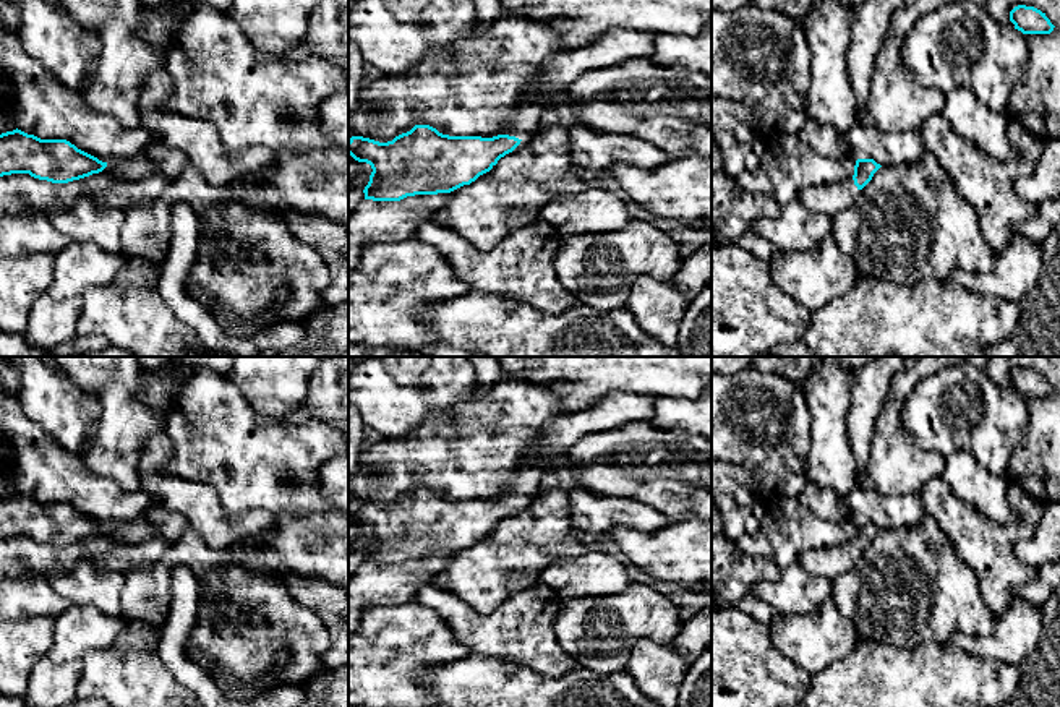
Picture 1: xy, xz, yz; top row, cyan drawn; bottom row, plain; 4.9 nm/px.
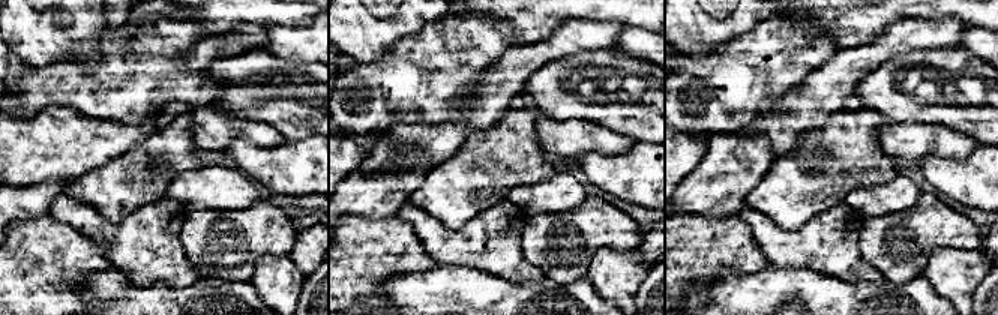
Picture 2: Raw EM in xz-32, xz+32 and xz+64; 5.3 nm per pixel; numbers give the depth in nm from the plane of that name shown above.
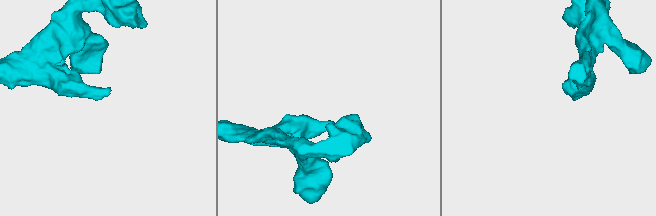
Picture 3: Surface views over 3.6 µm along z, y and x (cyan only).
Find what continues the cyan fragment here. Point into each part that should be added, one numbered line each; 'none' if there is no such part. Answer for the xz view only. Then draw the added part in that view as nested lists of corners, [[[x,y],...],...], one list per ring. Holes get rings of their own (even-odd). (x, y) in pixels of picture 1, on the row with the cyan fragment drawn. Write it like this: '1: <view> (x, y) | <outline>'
1: xz (558, 72) | [[[616,28],[588,45],[548,57],[541,65],[540,78],[527,88],[520,101],[522,109],[515,112],[504,135],[519,139],[535,135],[540,128],[543,105],[592,68],[608,68],[626,60],[650,60],[656,36],[653,31]]]

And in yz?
1: yz (829, 198) | [[[853,177],[840,182],[809,186],[799,195],[799,201],[812,212],[820,212],[828,217],[856,204],[859,190]]]

